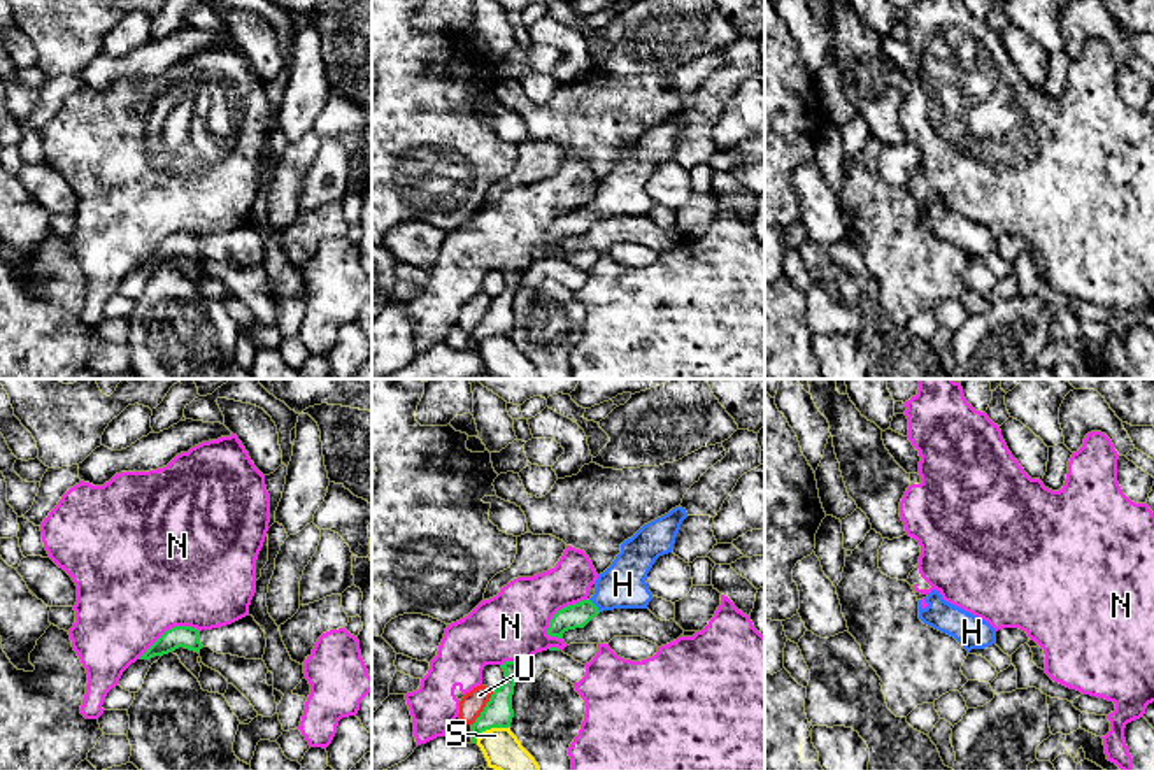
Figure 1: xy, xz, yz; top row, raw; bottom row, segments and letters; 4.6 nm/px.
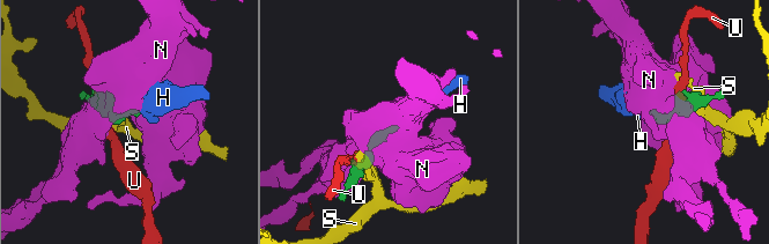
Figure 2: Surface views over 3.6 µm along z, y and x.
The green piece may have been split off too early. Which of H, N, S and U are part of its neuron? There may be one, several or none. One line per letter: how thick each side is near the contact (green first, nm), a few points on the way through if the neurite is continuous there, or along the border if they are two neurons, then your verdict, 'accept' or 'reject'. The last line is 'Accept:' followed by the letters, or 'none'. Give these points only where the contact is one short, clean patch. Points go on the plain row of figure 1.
H: 110/220 nm | across xz (579, 221), (595, 213), (623, 192) | accept
N: 110/320 nm | reject
S: 130/180 nm | along xz (507, 334), (486, 335), (476, 349) | reject
U: 130/110 nm | along xz (493, 299), (472, 332) | reject
Accept: H

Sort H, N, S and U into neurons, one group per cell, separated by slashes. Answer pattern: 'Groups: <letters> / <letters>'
Groups: H / N / S / U

